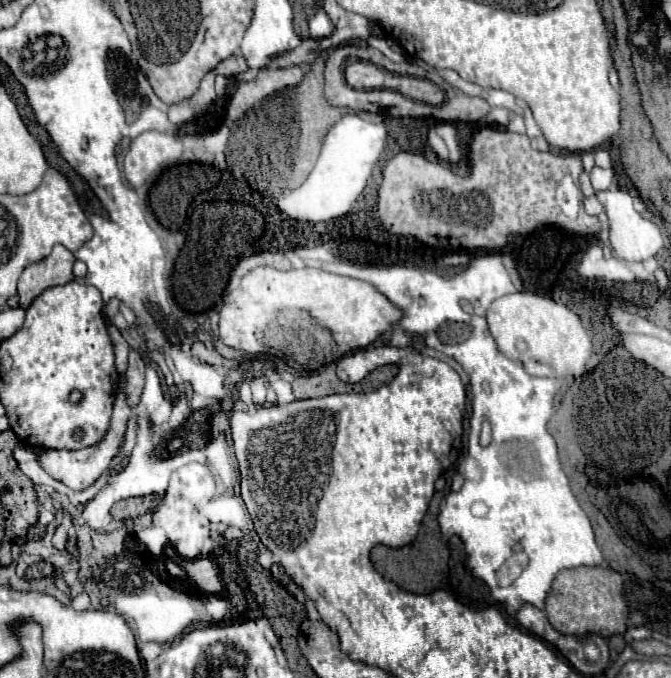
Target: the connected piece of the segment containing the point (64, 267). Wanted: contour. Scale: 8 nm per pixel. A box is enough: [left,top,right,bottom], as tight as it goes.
[17,244,75,308]

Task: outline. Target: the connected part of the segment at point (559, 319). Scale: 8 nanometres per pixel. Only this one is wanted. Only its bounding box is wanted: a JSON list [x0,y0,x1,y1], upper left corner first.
[485,292,591,378]

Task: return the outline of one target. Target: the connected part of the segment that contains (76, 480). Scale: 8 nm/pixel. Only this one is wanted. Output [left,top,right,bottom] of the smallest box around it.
[39,392,131,490]

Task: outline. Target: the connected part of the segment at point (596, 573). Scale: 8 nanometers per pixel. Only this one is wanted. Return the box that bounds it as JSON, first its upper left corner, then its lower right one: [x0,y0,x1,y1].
[547,566,629,638]

